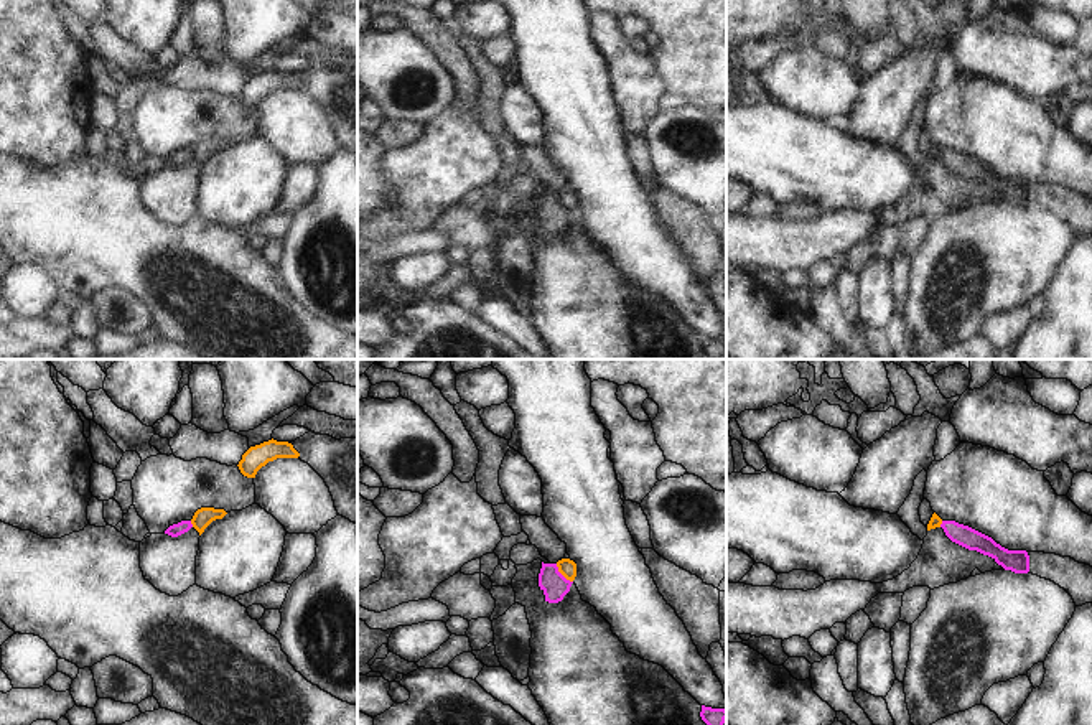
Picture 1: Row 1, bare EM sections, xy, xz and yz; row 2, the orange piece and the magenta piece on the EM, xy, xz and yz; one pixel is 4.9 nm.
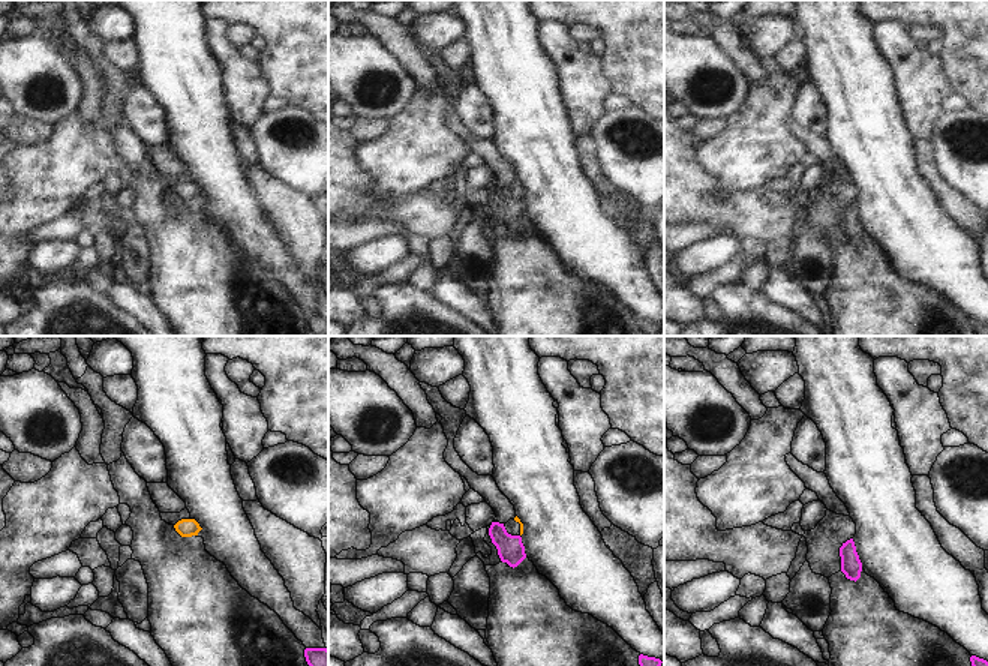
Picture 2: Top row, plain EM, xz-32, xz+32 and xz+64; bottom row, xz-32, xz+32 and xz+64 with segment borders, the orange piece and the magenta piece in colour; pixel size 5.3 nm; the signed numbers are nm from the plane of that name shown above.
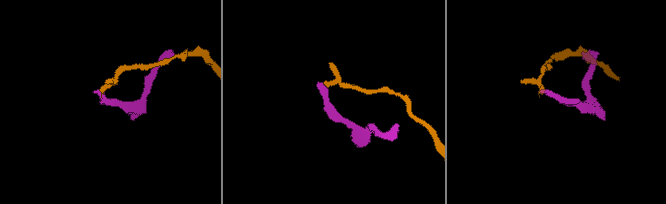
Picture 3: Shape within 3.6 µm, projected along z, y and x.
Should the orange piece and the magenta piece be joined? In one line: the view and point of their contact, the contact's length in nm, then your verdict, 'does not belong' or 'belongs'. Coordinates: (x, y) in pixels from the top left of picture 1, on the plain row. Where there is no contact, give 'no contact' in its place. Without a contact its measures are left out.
xz (562, 205) | 130 nm | does not belong

